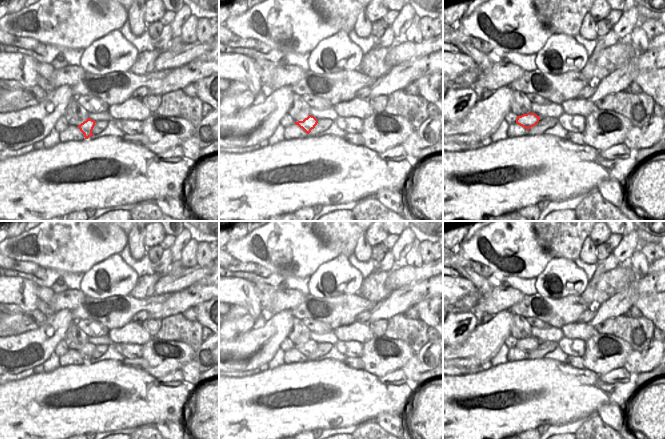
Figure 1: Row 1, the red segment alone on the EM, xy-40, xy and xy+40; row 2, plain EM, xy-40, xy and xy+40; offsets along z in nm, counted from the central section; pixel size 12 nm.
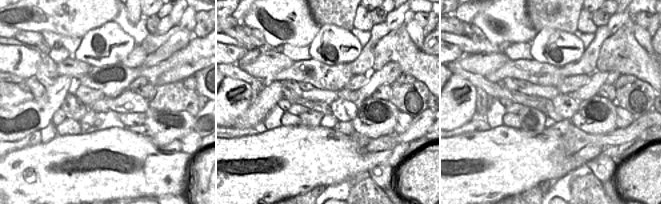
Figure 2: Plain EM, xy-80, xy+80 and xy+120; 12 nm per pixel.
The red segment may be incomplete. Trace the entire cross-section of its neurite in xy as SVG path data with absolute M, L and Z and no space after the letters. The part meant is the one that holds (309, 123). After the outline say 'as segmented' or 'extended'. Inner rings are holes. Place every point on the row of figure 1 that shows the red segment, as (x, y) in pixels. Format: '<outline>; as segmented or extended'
M309 115L303 121L298 121L294 123L298 125L300 128L302 128L307 134L309 134L311 130L314 129L317 125L318 120L314 116Z; as segmented

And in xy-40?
M88 118L86 121L81 123L78 128L80 131L84 134L85 139L88 139L89 137L93 136L92 130L95 126L96 121Z; as segmented

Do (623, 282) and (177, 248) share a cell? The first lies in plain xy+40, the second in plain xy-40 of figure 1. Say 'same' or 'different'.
different

